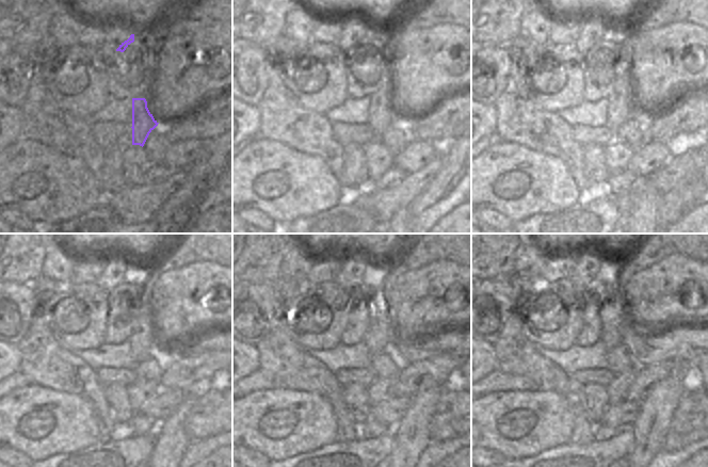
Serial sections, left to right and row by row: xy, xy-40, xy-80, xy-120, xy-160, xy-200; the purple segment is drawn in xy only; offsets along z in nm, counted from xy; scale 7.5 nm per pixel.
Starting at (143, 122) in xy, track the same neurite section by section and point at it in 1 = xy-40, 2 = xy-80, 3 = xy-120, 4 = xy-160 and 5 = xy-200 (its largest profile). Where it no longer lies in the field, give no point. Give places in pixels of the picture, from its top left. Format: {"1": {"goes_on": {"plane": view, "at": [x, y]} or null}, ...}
{"1": {"goes_on": {"plane": "xy-40", "at": [381, 115]}}, "2": {"goes_on": {"plane": "xy-80", "at": [620, 110]}}, "3": {"goes_on": {"plane": "xy-120", "at": [142, 344]}}, "4": {"goes_on": {"plane": "xy-160", "at": [380, 335]}}, "5": {"goes_on": {"plane": "xy-200", "at": [608, 280]}}}

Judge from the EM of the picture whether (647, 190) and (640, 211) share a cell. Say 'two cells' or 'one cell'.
one cell

